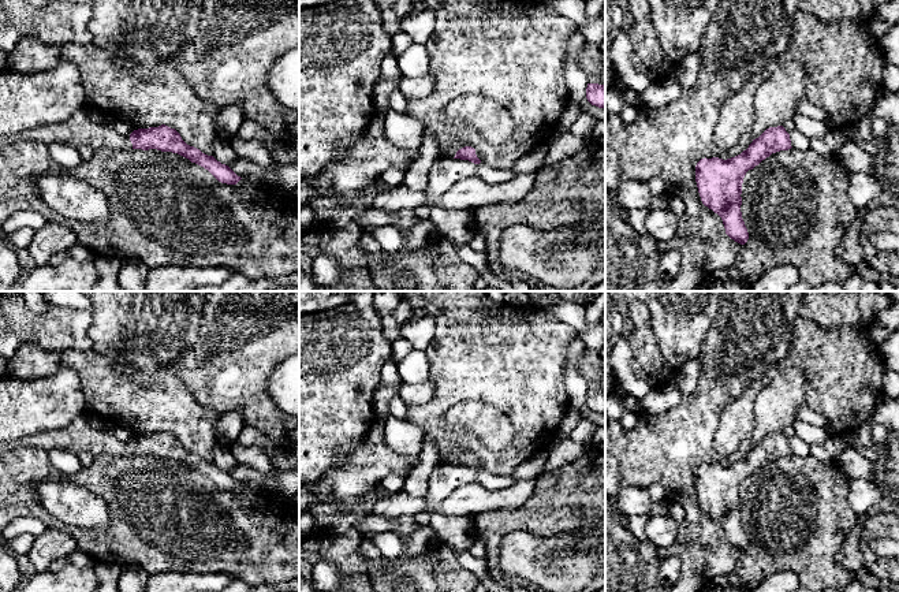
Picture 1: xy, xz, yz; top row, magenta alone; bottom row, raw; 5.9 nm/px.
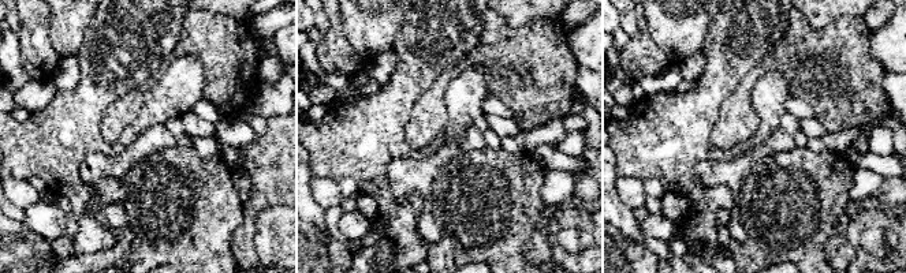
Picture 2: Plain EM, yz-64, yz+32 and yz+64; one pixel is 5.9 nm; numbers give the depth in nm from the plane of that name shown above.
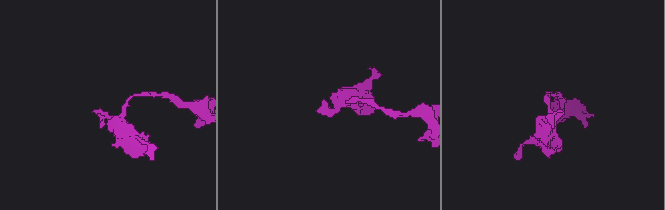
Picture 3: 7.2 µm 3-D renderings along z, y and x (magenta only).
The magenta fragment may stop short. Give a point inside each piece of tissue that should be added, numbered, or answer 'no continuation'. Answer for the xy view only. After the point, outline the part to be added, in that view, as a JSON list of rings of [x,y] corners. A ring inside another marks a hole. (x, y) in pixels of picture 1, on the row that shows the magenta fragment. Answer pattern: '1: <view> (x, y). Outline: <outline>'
1: xy (78, 130). Outline: [[[85,105],[64,122],[40,126],[19,134],[0,135],[0,150],[20,141],[41,142],[46,146],[63,144],[75,149],[83,145],[94,150],[104,148],[116,152],[133,149],[130,135],[117,134],[107,122],[92,122]]]

